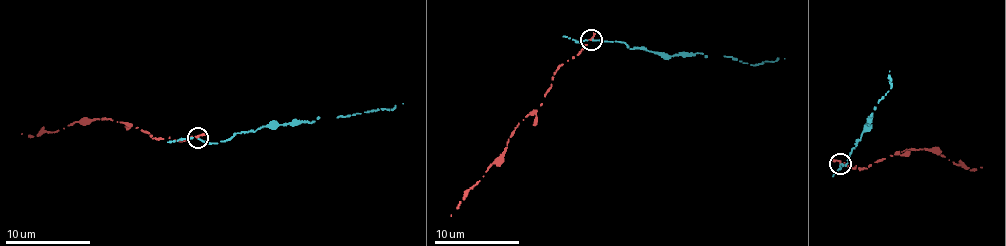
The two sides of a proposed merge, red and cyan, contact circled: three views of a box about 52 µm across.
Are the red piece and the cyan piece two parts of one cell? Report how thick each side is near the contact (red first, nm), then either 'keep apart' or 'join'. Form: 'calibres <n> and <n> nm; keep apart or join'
calibres 150 and 140 nm; keep apart

